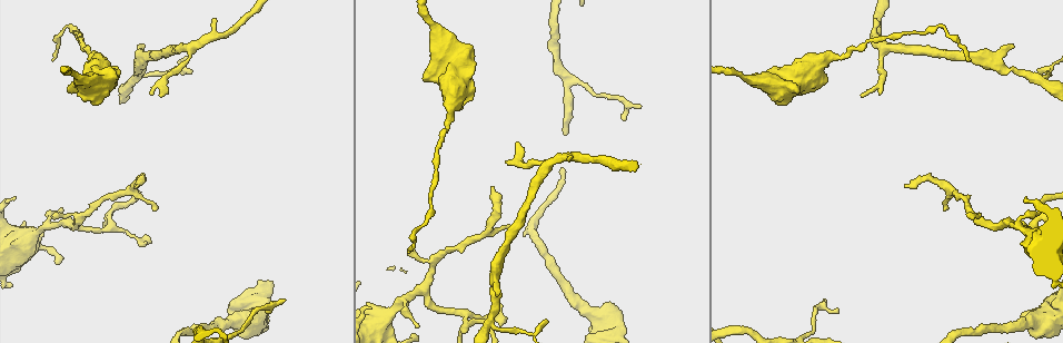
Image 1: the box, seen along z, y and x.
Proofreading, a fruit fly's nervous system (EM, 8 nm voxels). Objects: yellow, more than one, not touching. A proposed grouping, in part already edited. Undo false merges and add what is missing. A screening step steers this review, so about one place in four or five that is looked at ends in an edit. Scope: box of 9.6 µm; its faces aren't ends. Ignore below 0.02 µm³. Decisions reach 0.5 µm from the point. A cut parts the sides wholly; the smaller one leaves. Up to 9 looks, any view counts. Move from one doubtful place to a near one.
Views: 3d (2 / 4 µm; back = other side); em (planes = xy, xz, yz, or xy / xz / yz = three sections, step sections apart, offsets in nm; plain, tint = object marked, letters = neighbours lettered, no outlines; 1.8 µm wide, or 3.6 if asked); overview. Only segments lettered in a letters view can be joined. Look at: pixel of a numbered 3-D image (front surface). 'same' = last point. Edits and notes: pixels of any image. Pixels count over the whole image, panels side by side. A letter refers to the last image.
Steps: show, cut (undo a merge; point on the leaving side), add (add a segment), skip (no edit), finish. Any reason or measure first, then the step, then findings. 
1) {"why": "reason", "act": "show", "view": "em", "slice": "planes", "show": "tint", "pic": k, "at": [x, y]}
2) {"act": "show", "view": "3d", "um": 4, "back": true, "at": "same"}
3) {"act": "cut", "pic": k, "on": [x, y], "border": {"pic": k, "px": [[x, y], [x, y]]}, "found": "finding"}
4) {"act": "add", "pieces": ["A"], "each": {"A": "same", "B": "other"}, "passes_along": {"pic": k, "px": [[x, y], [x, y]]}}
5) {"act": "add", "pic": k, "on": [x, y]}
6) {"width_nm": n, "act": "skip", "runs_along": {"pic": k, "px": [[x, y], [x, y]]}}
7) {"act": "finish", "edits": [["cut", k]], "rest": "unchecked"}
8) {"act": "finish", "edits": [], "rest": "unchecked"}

{"why": "thin end", "act": "show", "view": "em", "slice": "xz", "step": 16, "show": "tint", "pic": 1, "at": [546, 323]}

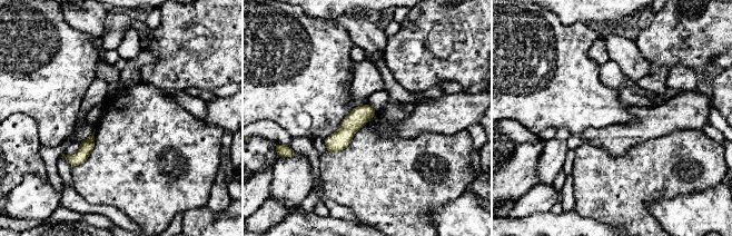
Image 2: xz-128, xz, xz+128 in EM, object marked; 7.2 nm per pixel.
{"why": "cut it another way", "act": "show", "view": "em", "slice": "planes", "show": "letters", "at": "same"}

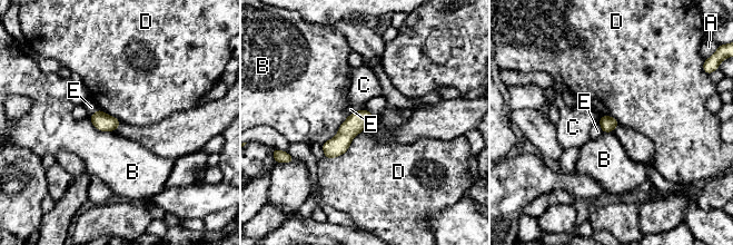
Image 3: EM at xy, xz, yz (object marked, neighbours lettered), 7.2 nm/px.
{"width_nm": 110, "act": "skip", "each": {"A": "other", "B": "other", "C": "other", "D": "other", "E": "other"}, "border": {"pic": 3, "px": [[375, 117], [344, 153], [324, 157]]}, "found": "none of them fits"}

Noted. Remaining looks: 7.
{"why": "thin end", "act": "show", "view": "3d", "um": 2, "back": true, "pic": 1, "at": [286, 300]}

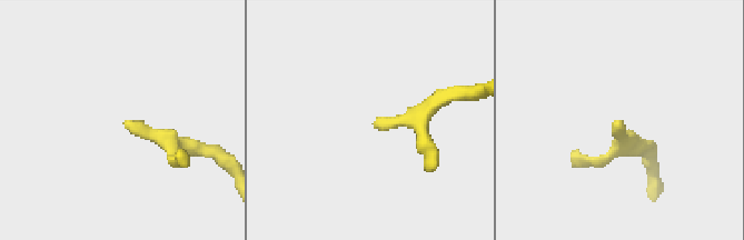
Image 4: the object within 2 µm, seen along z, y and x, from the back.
{"act": "show", "view": "em", "slice": "yz", "step": 4, "show": "tint", "pic": 4, "at": [126, 123]}

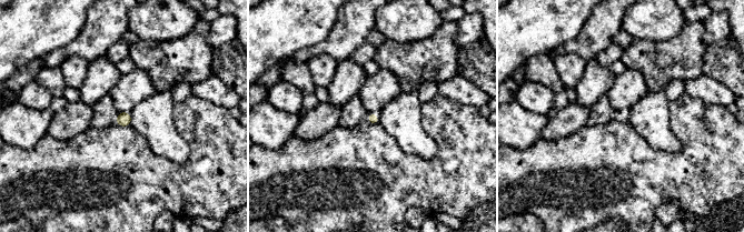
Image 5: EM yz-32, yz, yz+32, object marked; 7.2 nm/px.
{"why": "another direction", "act": "show", "view": "em", "slice": "xz", "step": 8, "show": "letters", "at": "same"}

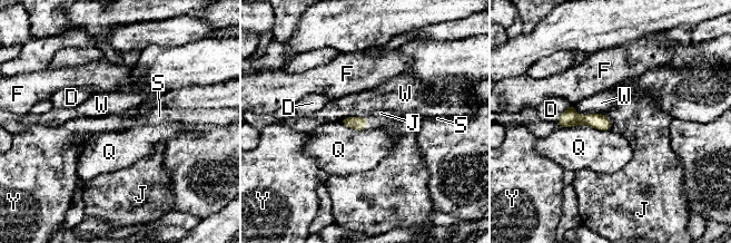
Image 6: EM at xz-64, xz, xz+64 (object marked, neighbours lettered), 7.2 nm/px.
{"act": "add", "pieces": ["S"], "each": {"D": "other", "F": "other", "J": "other", "Q": "other", "S": "same", "W": "other", "Y": "other"}, "found": "the cell continues"}

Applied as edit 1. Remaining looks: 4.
{"why": "redraw", "act": "show", "view": "overview"}

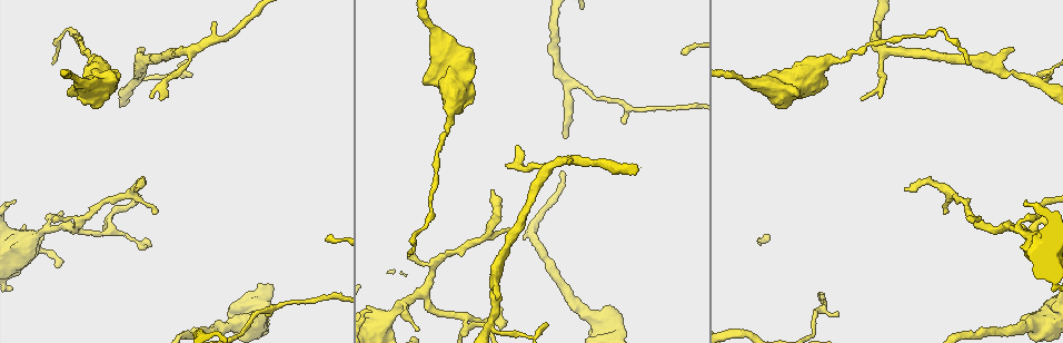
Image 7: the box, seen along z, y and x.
{"why": "an open end", "act": "show", "view": "em", "um": 3.6, "slice": "xy", "step": 8, "show": "letters", "pic": 7, "at": [507, 167]}

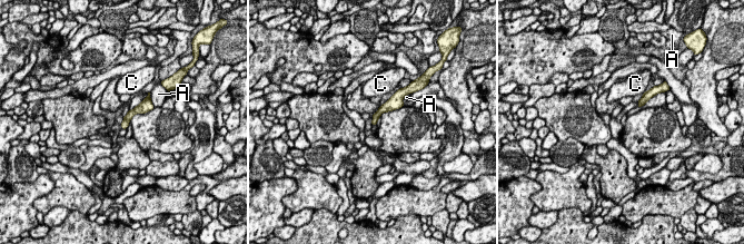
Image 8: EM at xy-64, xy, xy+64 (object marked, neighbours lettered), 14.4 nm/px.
{"act": "skip", "each": {"A": "other", "C": "other"}, "runs_along": {"pic": 8, "px": [[148, 103], [135, 110], [124, 125]]}, "found": "none of them fits"}

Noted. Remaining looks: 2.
{"why": "end of a long branch", "act": "show", "view": "em", "slice": "xy", "step": 16, "show": "tint", "pic": 7, "at": [409, 253]}

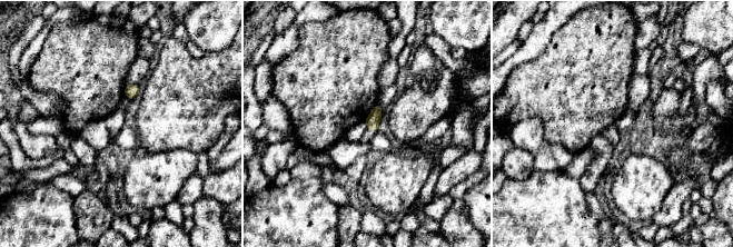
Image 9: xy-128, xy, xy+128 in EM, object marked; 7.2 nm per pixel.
{"why": "another direction", "act": "show", "view": "em", "slice": "planes", "show": "letters", "at": "same"}

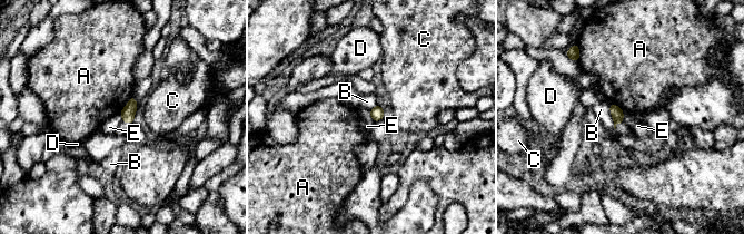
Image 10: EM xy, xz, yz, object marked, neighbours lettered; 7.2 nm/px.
{"width_nm": 80, "act": "skip", "each": {"A": "other", "B": "other", "C": "other", "D": "other", "E": "other"}, "border": {"pic": 10, "px": [[368, 110], [374, 122]]}, "found": "no lettered segment goes on from it"}

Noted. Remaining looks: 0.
{"act": "finish", "edits": [["add", 6]], "rest": "unchecked"}

